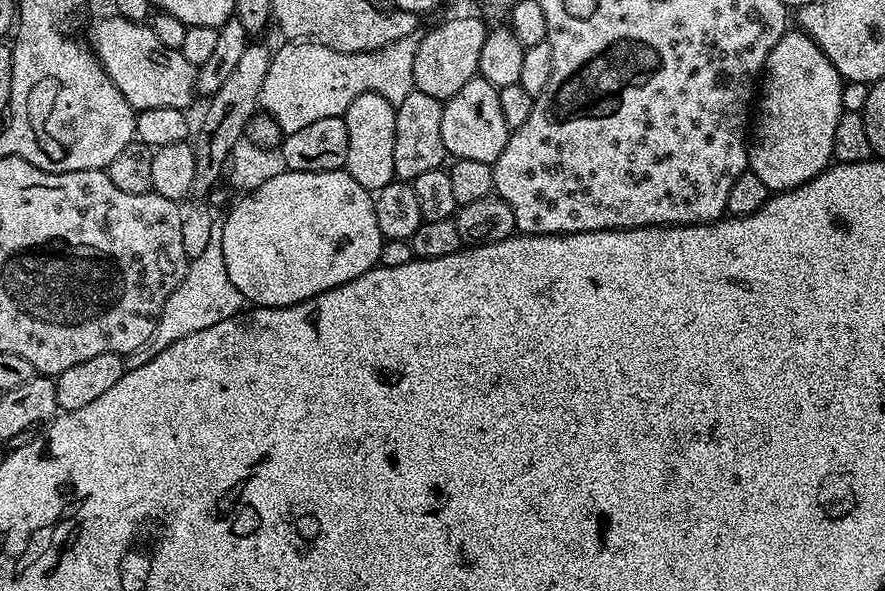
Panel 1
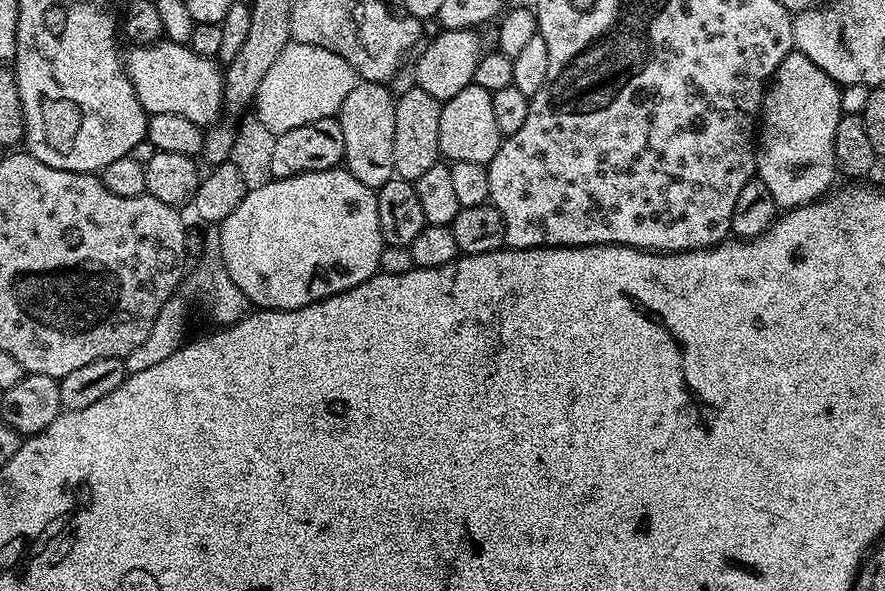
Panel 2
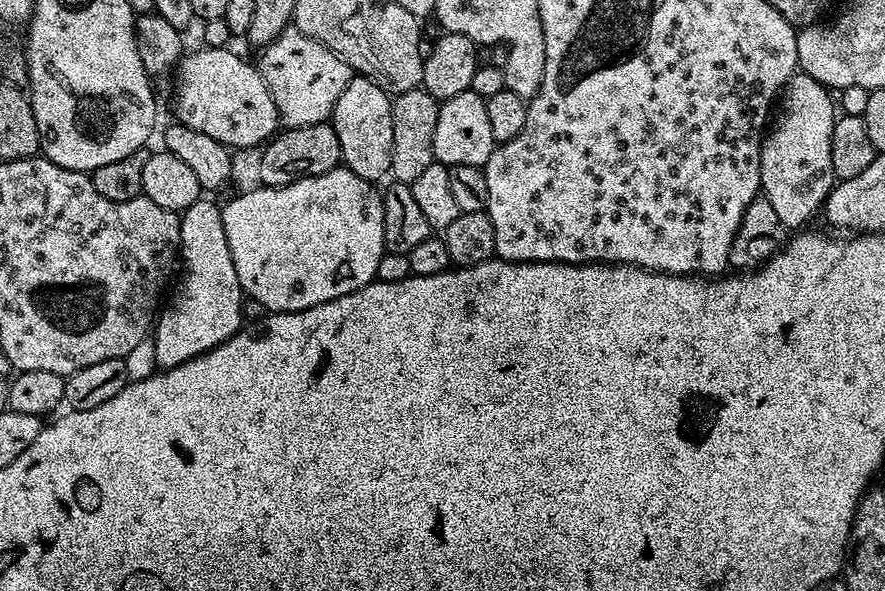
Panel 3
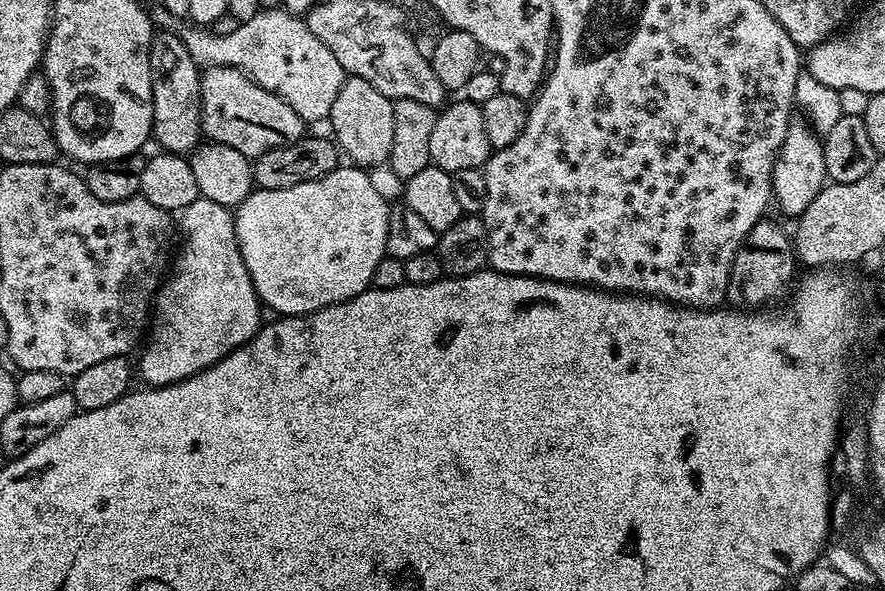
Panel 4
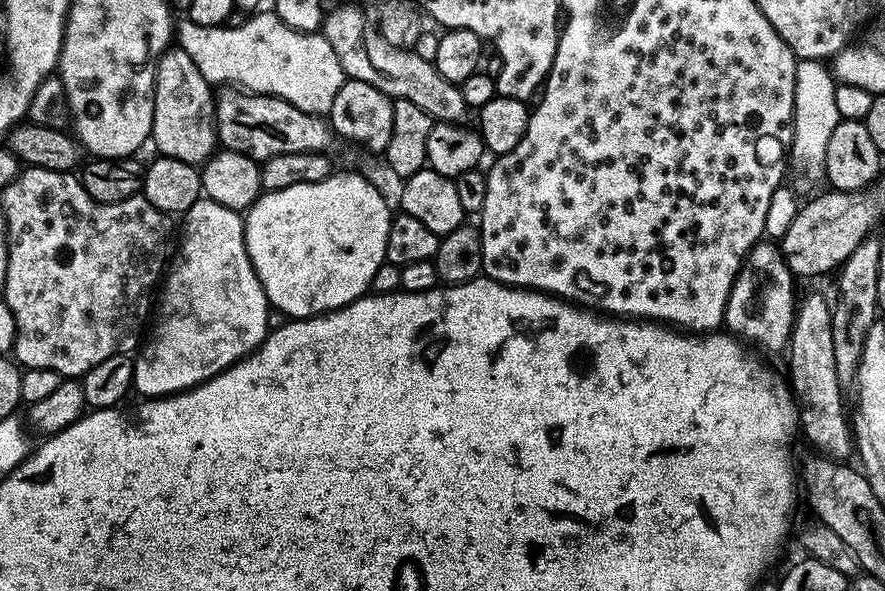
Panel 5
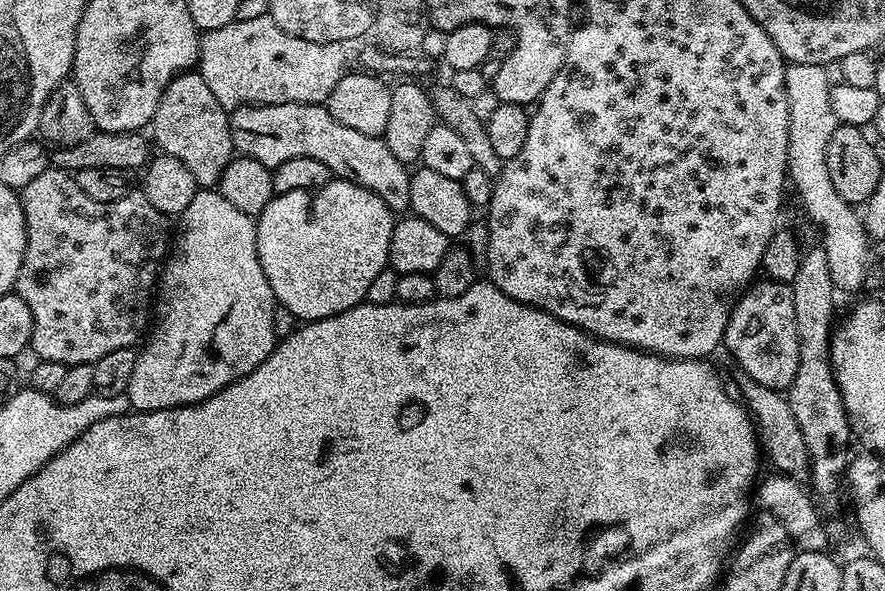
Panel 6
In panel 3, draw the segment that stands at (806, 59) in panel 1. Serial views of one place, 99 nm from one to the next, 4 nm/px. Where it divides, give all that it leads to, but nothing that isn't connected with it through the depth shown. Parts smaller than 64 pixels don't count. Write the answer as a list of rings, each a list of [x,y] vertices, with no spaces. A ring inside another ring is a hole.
[[[803,74],[788,79],[774,116],[776,129],[771,129],[760,145],[760,190],[774,206],[778,218],[782,218],[785,229],[807,225],[804,223],[823,209],[824,201],[832,193],[830,142],[837,119],[838,104],[829,89]]]

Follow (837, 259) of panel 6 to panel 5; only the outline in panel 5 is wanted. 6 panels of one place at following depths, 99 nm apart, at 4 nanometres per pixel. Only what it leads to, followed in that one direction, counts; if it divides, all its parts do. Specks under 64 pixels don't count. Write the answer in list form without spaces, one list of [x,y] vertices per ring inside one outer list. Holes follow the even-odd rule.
[[[797,59],[794,70],[794,114],[792,115],[792,146],[790,164],[804,180],[825,179],[826,145],[834,126],[841,122],[838,105],[834,98],[837,79],[833,69],[822,60]]]

